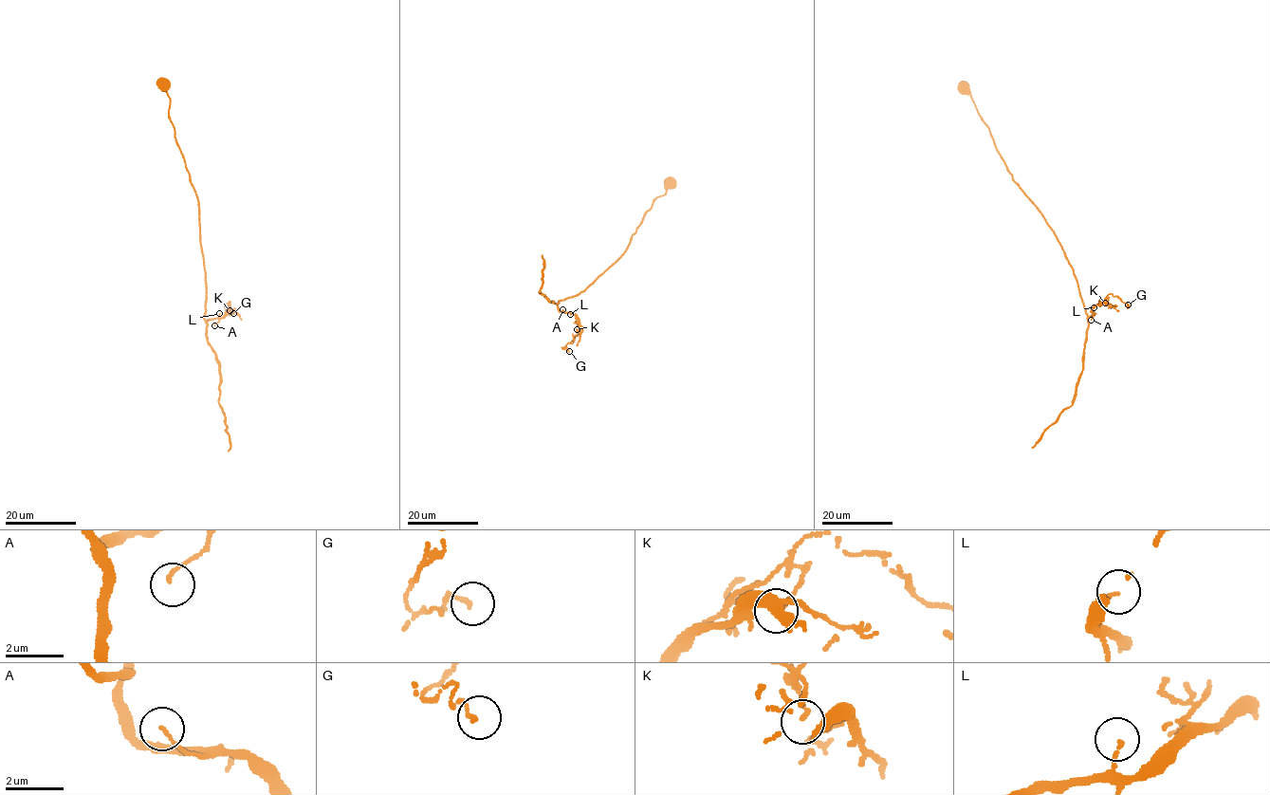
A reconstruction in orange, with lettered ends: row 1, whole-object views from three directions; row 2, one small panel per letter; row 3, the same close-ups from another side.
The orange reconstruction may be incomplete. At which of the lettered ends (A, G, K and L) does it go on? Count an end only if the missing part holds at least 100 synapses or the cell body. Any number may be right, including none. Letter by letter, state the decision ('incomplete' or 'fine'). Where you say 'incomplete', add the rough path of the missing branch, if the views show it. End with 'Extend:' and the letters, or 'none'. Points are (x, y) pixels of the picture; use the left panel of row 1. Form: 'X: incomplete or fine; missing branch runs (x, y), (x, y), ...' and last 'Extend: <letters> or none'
A: fine
G: fine
K: fine
L: fine
Extend: none

